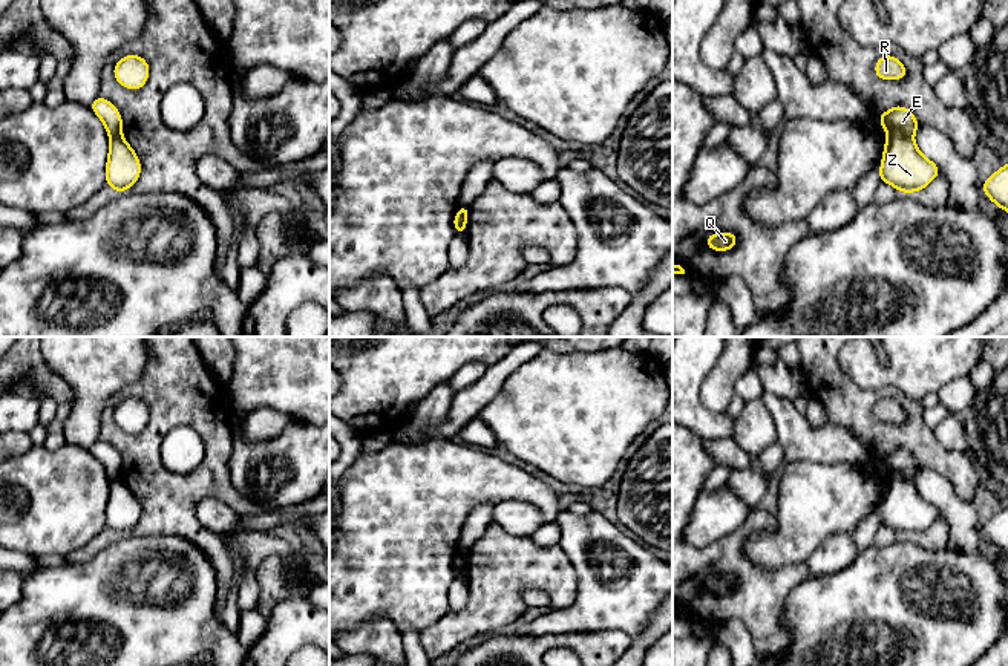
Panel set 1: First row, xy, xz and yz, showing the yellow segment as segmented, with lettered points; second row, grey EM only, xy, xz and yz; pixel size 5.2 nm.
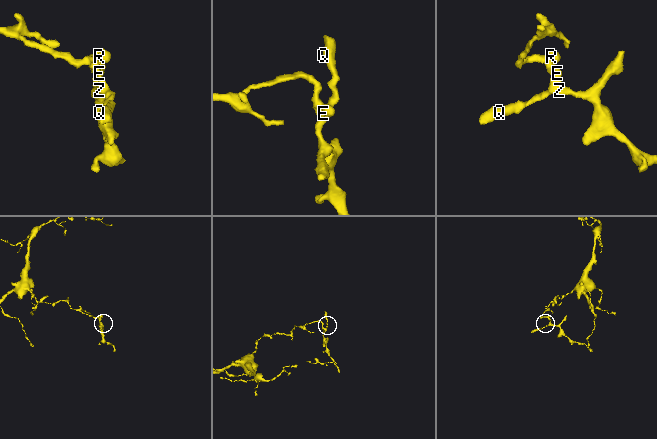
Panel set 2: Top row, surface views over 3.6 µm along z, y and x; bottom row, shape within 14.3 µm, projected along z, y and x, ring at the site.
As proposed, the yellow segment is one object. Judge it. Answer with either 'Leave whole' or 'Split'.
Split

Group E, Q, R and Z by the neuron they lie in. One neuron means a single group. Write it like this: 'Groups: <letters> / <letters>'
Groups: E R / Q Z

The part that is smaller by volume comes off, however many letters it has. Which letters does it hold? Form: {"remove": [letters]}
{"remove": ["Q", "Z"]}

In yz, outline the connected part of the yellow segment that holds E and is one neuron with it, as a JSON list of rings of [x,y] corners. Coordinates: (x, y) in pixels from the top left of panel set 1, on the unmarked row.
[[[895,449],[879,458],[878,465],[890,476],[911,481],[919,472],[915,458],[902,449]]]

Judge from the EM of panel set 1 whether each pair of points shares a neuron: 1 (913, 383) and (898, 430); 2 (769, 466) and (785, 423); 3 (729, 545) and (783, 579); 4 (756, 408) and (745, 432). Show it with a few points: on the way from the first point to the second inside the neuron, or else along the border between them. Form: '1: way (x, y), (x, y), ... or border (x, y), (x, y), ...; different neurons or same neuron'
1: border (890, 383), (909, 398), (919, 401); different neurons
2: border (777, 440), (786, 461); different neurons
3: way (739, 561), (757, 579), (768, 579); same neuron
4: way (756, 414), (756, 421), (751, 426); same neuron

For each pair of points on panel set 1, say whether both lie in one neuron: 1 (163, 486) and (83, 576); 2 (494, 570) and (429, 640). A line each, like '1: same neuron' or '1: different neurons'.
1: different neurons
2: same neuron

